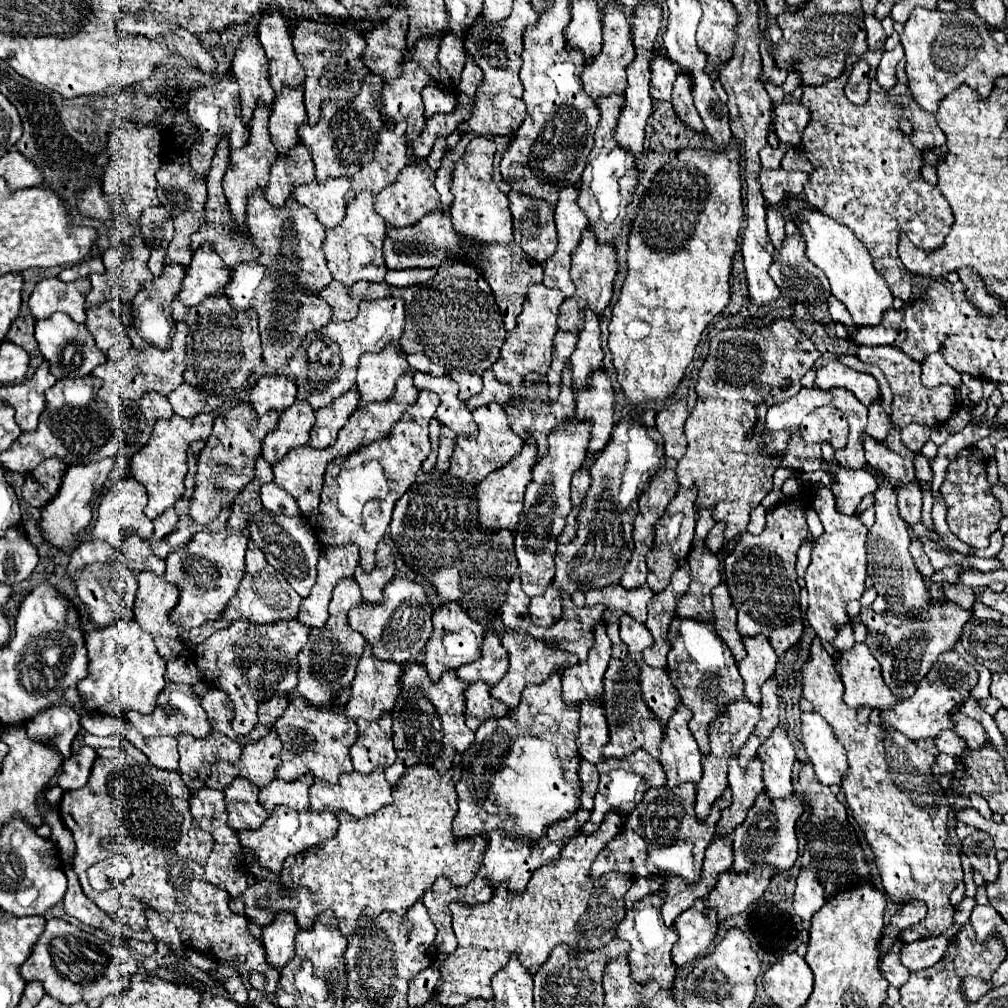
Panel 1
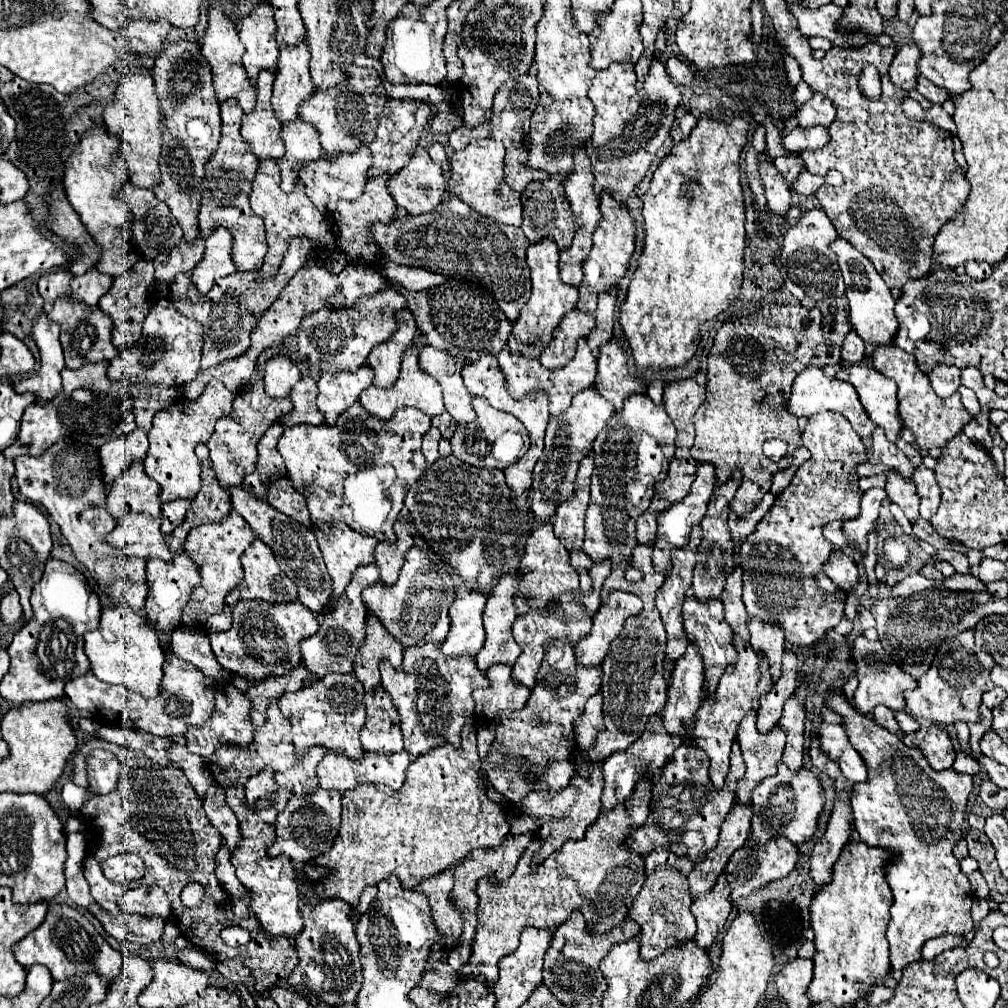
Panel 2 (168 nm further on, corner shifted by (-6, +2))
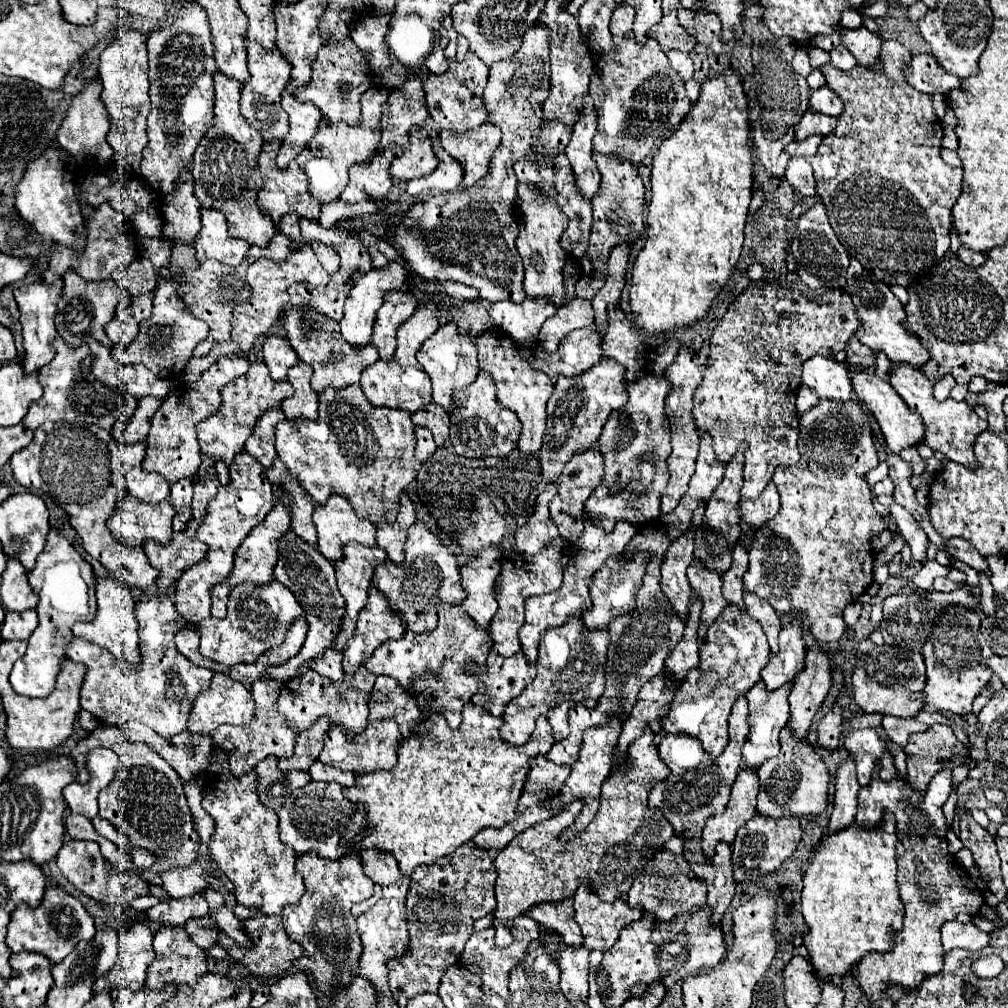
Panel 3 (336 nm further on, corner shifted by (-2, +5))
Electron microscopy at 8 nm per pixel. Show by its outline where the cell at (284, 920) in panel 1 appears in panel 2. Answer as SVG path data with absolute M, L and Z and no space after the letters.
M234 784L226 788L226 804L236 814L240 822L242 840L238 842L236 850L232 852L232 864L236 868L236 876L242 886L250 894L250 908L260 920L262 928L272 936L286 936L294 940L294 936L302 930L302 916L300 916L300 894L296 884L296 864L290 862L286 856L268 856L268 848L274 844L274 824L262 822L254 810L246 806L244 786Z

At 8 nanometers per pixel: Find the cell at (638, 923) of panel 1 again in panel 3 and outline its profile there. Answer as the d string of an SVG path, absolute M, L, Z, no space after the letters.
M656 853L628 891L628 905L642 907L646 913L654 913L654 925L670 921L678 915L690 915L704 907L704 903L706 889L702 887L702 881L696 881L694 875L690 875L690 867L686 867L684 857L672 853Z

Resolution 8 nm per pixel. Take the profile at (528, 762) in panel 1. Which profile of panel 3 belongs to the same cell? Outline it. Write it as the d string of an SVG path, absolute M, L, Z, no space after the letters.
M580 617L568 619L568 623L562 627L548 629L540 639L538 673L534 681L522 691L522 695L506 707L500 737L512 745L524 745L534 731L536 719L546 715L552 707L564 701L580 703L584 699L598 699L602 695L604 683L602 667L606 663L606 643L610 643L606 631L594 631L594 635L586 635L586 631L582 631Z

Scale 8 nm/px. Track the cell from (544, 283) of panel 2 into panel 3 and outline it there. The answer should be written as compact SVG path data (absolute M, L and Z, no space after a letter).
M518 185L518 199L516 199L516 217L518 217L518 239L516 247L518 253L522 255L524 261L524 291L526 297L530 299L546 299L554 307L562 307L568 303L568 293L566 293L566 283L564 283L564 265L568 255L560 247L560 237L566 229L566 215L562 215L560 207L552 201L546 199L536 187L530 185Z

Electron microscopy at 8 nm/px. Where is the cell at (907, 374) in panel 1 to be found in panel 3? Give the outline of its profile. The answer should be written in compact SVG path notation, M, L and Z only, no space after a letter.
M898 363L890 371L890 385L904 399L904 403L910 407L910 411L914 411L922 417L922 421L924 421L924 443L932 451L944 453L944 457L950 461L962 463L966 467L974 467L974 453L972 453L974 439L982 431L988 429L988 421L982 421L976 415L974 407L970 407L964 401L958 403L952 397L948 397L946 401L936 401L932 395L932 381L920 369L916 369L908 363Z

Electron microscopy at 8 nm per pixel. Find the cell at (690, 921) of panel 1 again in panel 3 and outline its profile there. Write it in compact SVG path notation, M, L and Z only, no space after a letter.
M686 839L684 841L684 857L694 871L696 879L700 879L708 889L708 909L710 909L710 923L718 925L724 917L726 907L734 897L734 877L730 867L730 845L718 843L714 859L706 859L702 855L700 839Z

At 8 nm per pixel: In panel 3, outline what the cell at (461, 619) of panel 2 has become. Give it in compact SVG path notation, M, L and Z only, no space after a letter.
M492 547L480 551L474 561L468 561L460 569L460 581L466 591L466 599L462 601L462 611L468 613L478 627L488 627L490 619L498 611L498 603L494 599L494 579L500 571L502 553Z

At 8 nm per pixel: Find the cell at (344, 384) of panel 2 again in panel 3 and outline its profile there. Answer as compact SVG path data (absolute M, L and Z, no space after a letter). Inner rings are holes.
M294 307L286 309L284 329L286 329L286 335L288 335L296 355L300 357L300 361L308 363L314 369L312 387L318 393L326 391L328 387L344 389L352 383L358 383L362 371L368 365L378 361L378 351L374 345L368 343L366 347L362 347L362 351L354 351L354 347L350 347L348 343L342 343L342 339L338 339L338 323L330 321L328 317L324 317L316 311L298 311ZM302 319L310 319L310 323L302 323Z

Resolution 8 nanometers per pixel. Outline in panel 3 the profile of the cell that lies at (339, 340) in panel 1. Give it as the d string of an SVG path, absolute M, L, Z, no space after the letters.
M390 263L390 267L382 267L382 269L372 269L368 271L354 287L352 293L348 295L346 303L344 303L344 317L338 321L342 337L346 339L348 345L352 345L354 349L362 349L370 343L370 335L372 335L372 327L374 327L374 319L376 319L376 311L378 307L384 303L384 295L398 291L400 285L404 285L408 271L396 263Z

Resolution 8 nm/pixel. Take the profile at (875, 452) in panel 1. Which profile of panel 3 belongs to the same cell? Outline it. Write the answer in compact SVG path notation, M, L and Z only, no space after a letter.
M898 503L890 505L890 515L896 521L902 537L912 549L912 555L916 561L926 561L926 549L928 549L928 537L924 529L918 525L918 521Z

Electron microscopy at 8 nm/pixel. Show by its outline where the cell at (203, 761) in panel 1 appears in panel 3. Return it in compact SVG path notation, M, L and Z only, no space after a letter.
M216 673L212 677L212 687L210 691L198 695L192 703L192 711L188 717L188 729L192 733L210 733L214 727L220 727L224 723L228 725L246 725L254 719L254 699L252 693L240 683L234 681L230 675Z

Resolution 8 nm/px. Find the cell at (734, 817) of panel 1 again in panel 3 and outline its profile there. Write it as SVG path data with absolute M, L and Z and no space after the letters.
M756 683L748 693L748 725L750 725L750 733L748 739L742 747L742 761L746 769L758 769L764 761L768 761L770 757L780 753L780 743L778 743L778 735L782 731L782 727L786 725L786 719L790 717L788 711L788 703L786 703L786 695L790 691L790 685L780 687L778 691L766 691L766 687L762 687L762 683Z

